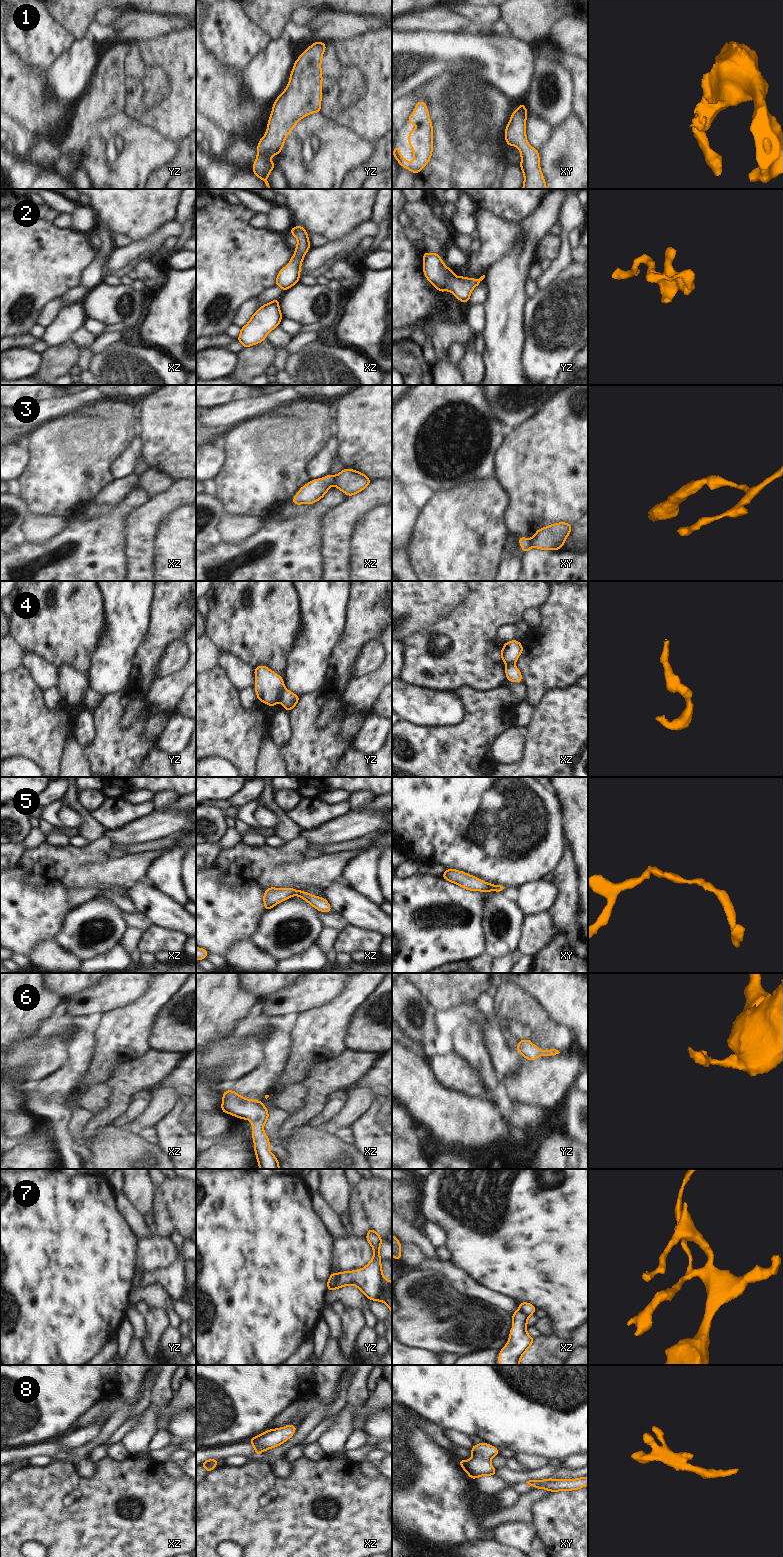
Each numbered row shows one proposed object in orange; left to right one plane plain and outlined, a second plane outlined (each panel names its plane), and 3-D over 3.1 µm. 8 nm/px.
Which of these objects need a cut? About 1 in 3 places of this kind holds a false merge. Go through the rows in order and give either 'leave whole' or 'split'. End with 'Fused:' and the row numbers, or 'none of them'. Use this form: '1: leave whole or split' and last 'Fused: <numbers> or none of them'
1: leave whole
2: leave whole
3: split
4: split
5: leave whole
6: leave whole
7: split
8: leave whole
Fused: 3, 4, 7

